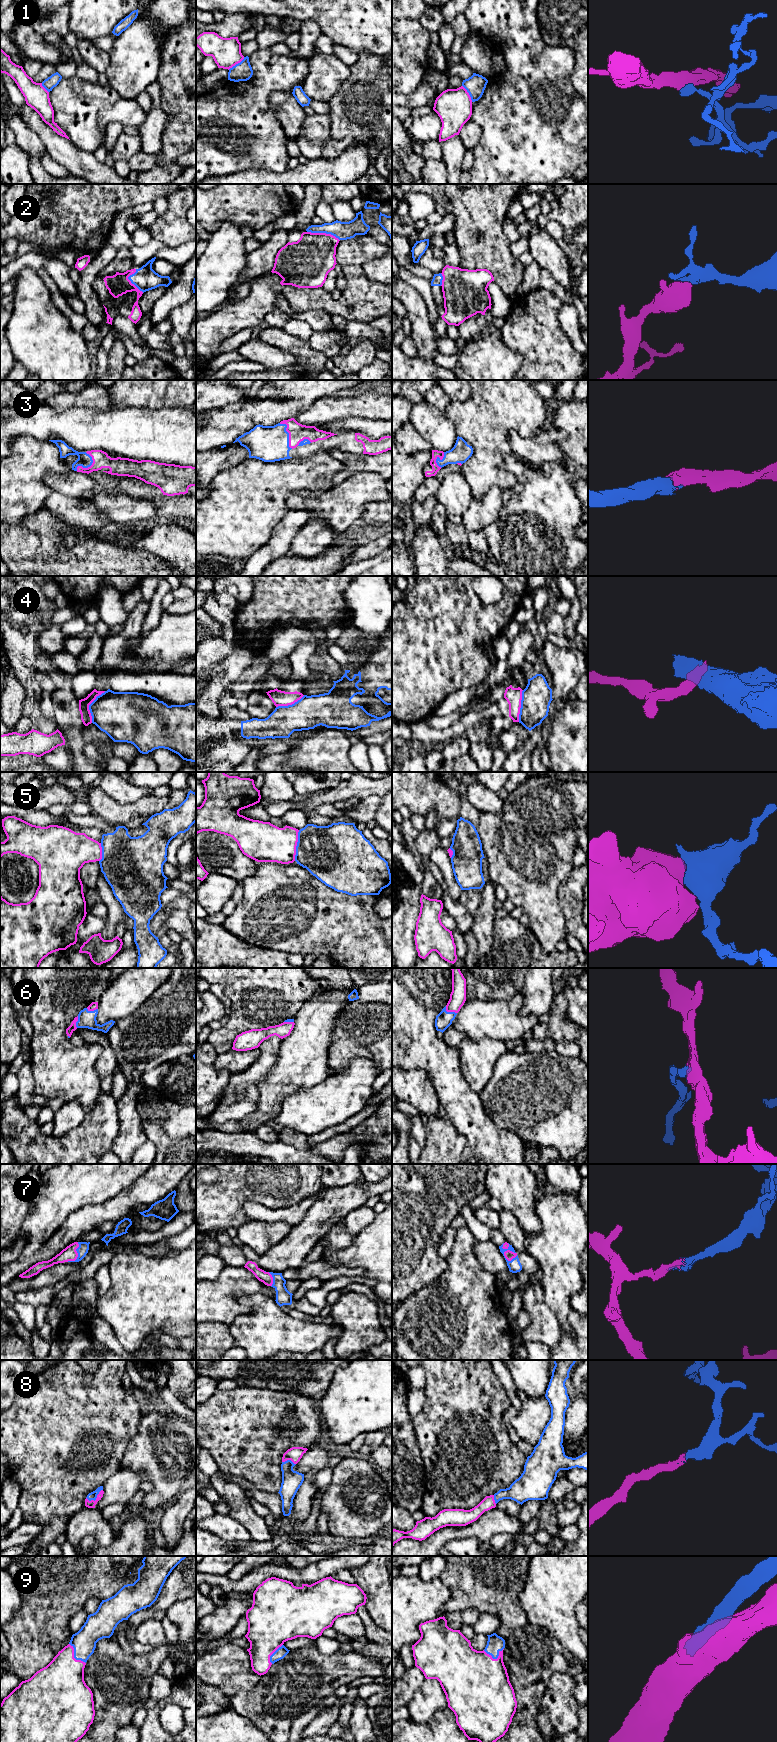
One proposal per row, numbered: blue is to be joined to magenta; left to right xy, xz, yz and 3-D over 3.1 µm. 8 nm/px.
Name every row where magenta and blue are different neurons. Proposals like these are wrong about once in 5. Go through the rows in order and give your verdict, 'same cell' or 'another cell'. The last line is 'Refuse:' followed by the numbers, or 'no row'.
1: another cell
2: same cell
3: same cell
4: another cell
5: another cell
6: same cell
7: same cell
8: same cell
9: same cell
Refuse: 1, 4, 5

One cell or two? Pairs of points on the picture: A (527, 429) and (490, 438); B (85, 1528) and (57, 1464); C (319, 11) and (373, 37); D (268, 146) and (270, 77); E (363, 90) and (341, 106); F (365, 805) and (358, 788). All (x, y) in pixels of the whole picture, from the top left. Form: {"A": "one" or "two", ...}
{"A": "one", "B": "two", "C": "one", "D": "one", "E": "one", "F": "two"}

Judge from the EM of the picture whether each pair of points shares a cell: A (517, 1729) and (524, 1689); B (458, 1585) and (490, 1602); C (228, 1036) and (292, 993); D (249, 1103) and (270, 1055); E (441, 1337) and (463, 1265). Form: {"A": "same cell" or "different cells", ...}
{"A": "same cell", "B": "same cell", "C": "same cell", "D": "same cell", "E": "same cell"}

